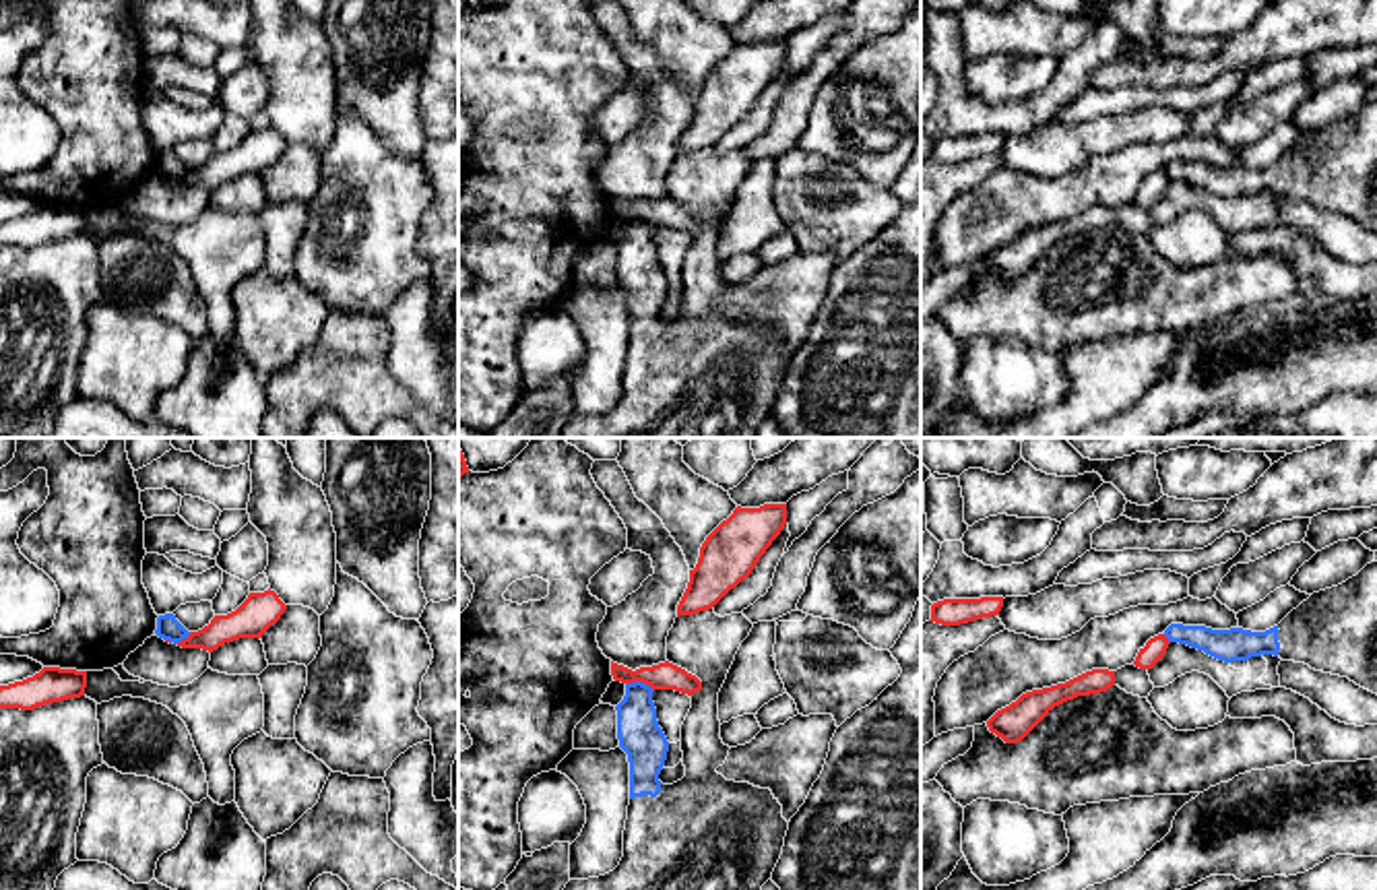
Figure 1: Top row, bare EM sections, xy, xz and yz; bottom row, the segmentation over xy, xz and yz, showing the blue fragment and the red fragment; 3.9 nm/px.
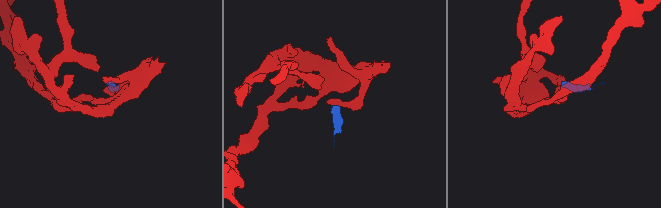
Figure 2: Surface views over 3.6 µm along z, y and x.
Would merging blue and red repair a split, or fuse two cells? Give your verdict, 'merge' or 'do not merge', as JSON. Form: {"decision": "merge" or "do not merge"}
{"decision": "do not merge"}

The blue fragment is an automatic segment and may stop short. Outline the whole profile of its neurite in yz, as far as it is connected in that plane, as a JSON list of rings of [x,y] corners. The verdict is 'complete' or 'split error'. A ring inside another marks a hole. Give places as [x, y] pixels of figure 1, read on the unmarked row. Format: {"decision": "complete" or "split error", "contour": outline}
{"decision": "split error", "contour": [[[1377,99],[1338,124],[1313,130],[1266,169],[1171,161],[1164,173],[1224,200],[1261,192],[1305,200],[1377,231]]]}

